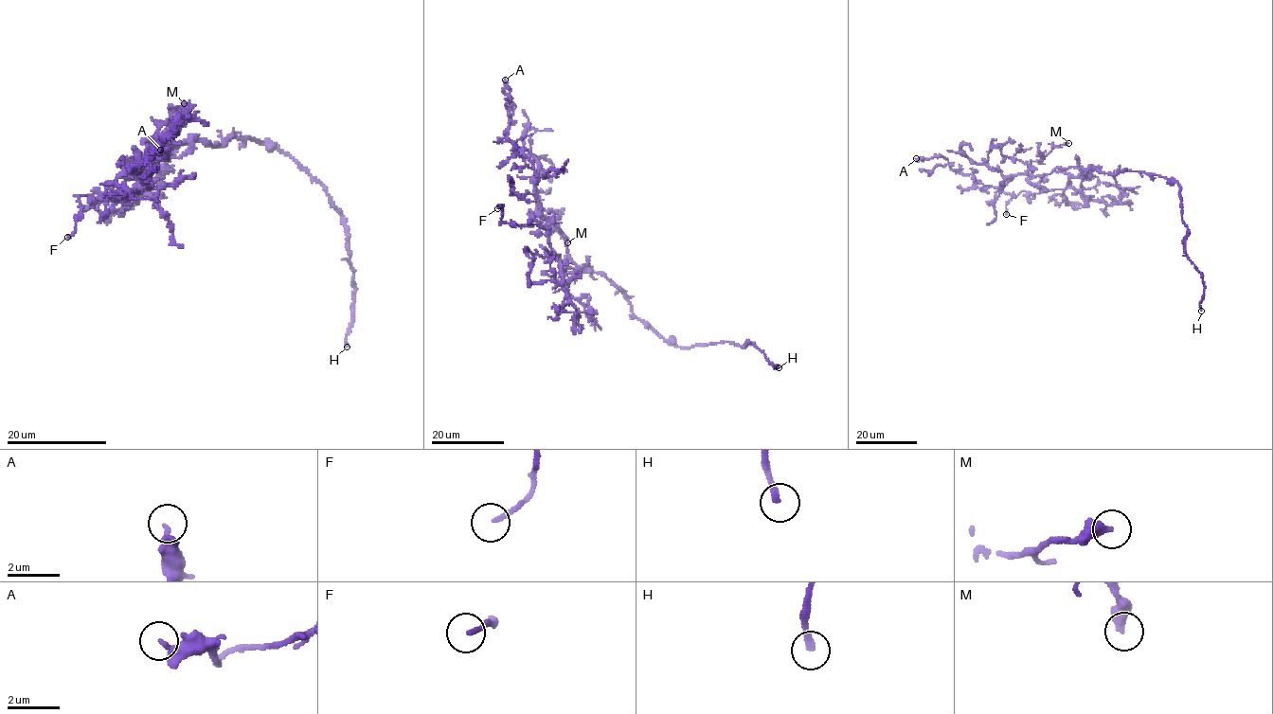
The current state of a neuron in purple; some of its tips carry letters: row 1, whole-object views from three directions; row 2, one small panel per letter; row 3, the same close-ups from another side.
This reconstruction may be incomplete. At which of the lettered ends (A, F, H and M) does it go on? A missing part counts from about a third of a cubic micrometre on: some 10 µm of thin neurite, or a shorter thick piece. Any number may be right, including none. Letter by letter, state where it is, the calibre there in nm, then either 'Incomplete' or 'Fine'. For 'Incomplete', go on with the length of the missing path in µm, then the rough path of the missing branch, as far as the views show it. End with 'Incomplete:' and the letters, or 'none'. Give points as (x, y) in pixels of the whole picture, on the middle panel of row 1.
A: Place: (505, 80). Thickness 360 nm. Fine
F: Place: (497, 208). Thickness 170 nm. Fine
H: Place: (779, 367). Thickness 240 nm. Incomplete. Missing length about 15 µm
M: Place: (567, 242). Thickness 400 nm. Fine
Incomplete: H

